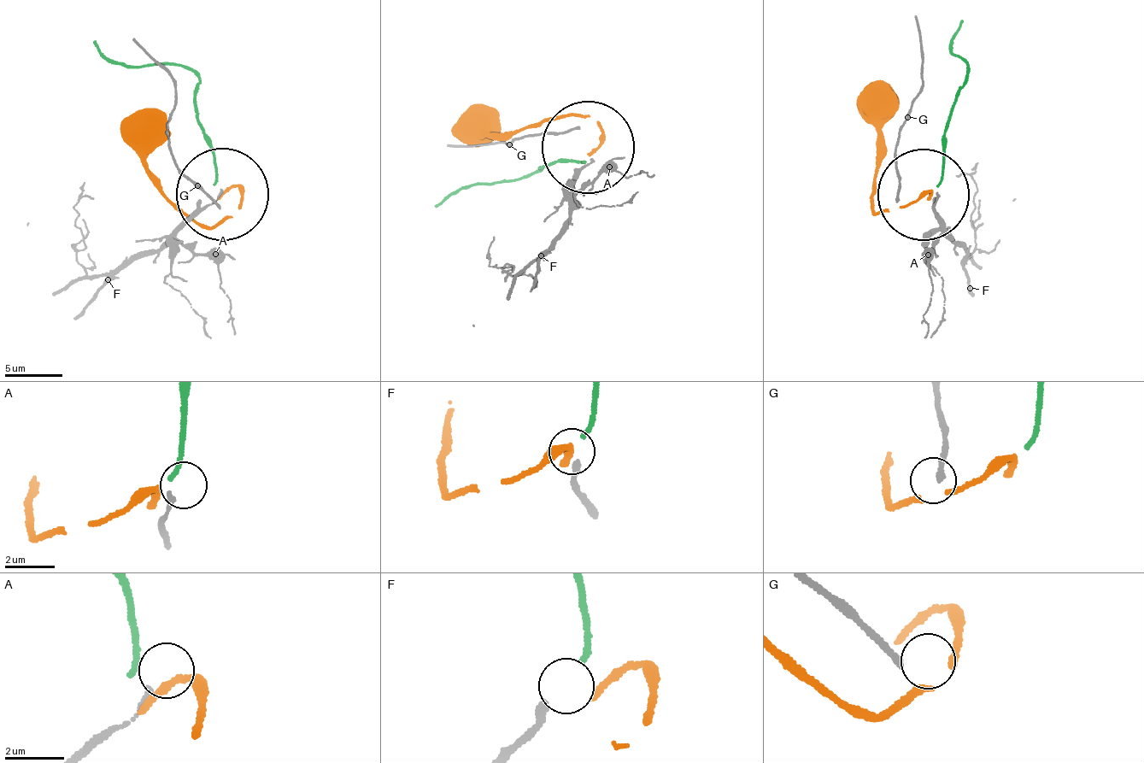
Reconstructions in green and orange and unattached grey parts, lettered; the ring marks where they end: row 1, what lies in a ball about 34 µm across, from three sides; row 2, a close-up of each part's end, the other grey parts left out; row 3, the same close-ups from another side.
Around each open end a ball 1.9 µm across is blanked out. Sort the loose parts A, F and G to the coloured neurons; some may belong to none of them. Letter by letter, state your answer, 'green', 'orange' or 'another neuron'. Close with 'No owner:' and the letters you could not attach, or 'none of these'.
A: another neuron
F: green
G: another neuron
No owner: A, G

